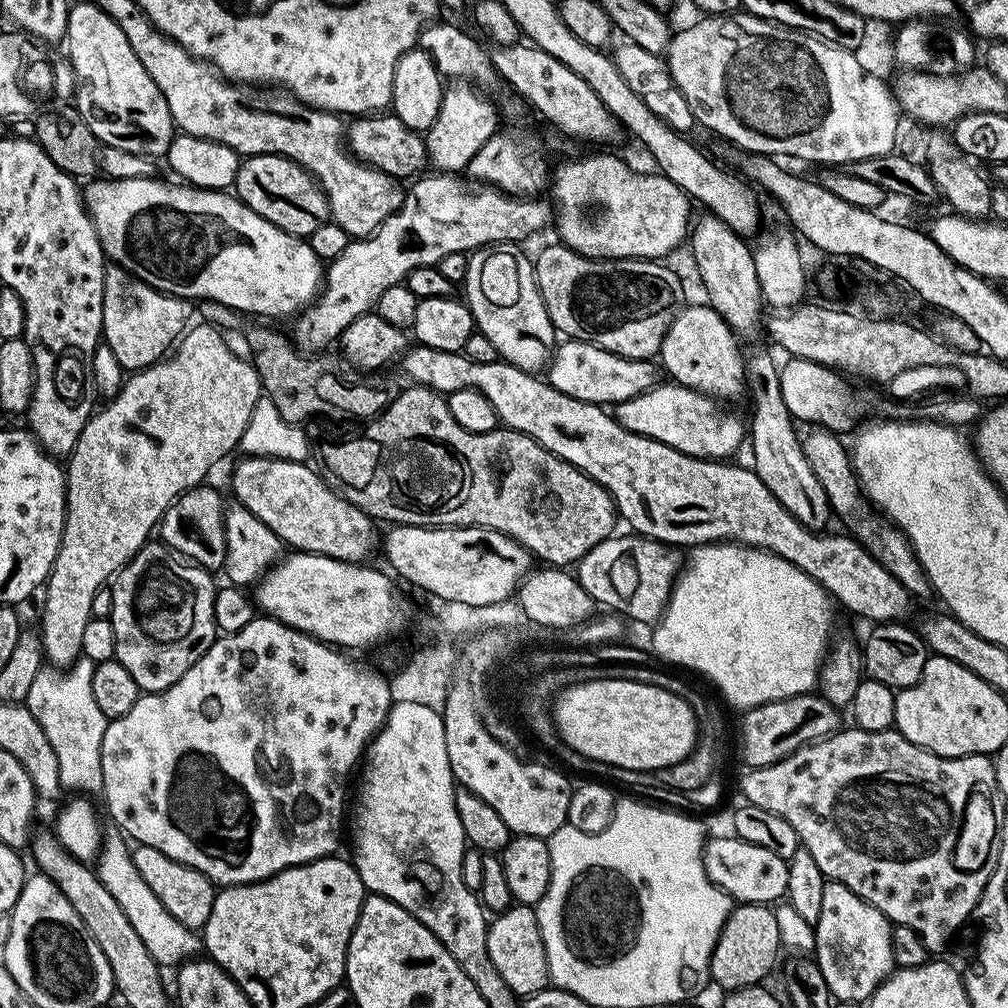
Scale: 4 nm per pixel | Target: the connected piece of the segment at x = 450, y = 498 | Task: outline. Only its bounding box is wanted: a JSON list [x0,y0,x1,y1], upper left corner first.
[314,387,618,566]

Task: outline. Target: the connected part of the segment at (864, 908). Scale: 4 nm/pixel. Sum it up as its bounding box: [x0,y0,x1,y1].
[814,882,896,1006]

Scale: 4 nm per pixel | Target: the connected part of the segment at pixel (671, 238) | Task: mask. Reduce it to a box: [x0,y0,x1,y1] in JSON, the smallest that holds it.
[551,156,693,261]

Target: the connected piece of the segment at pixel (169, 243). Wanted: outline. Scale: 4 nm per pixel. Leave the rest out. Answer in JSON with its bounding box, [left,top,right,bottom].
[83,176,326,318]

